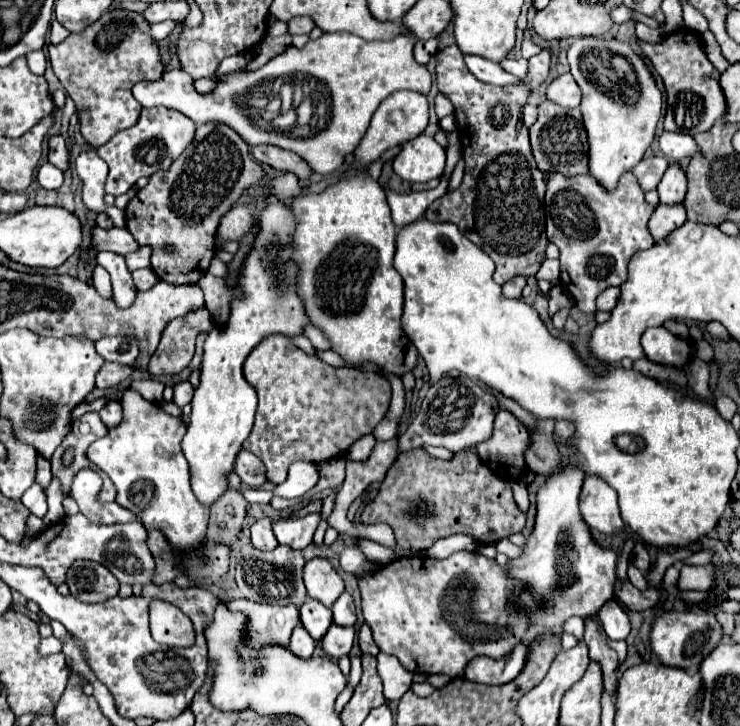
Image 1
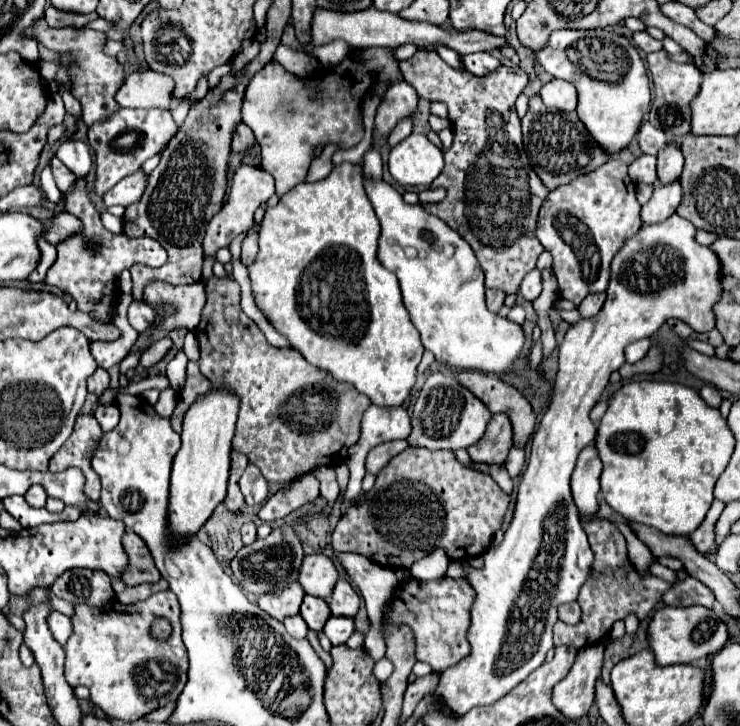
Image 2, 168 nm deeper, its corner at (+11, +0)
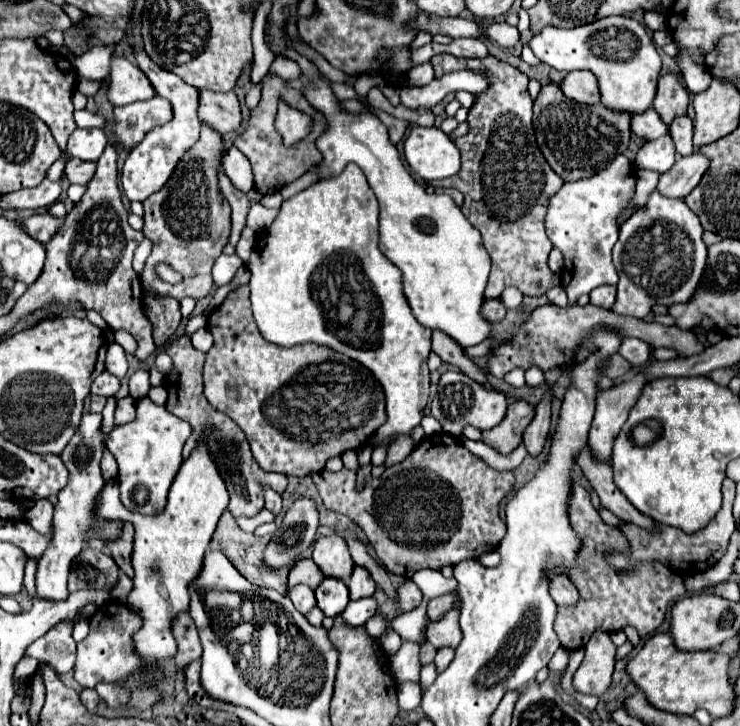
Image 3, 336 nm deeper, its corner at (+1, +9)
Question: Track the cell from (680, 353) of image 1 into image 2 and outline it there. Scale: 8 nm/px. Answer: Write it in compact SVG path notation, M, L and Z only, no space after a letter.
M640 338L640 340L632 342L632 344L628 344L626 346L626 362L634 364L634 362L642 360L646 356L648 348L650 348L650 338Z

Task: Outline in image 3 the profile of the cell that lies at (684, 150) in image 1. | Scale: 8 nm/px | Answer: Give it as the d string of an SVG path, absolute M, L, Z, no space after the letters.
M646 109L646 113L632 115L630 131L644 141L652 141L656 137L662 137L668 131L668 127L664 125L664 121L654 109Z

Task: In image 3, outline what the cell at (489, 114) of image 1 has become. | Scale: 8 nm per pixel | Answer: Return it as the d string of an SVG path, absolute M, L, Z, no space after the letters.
M440 53L440 55L432 57L432 65L434 65L436 77L442 77L444 73L458 71L458 69L474 69L474 71L490 73L490 89L482 95L476 95L476 105L468 113L468 123L470 123L468 133L464 137L454 139L456 147L462 153L460 173L450 179L434 183L436 187L456 187L458 191L462 191L462 195L464 195L462 213L482 233L484 247L492 259L492 273L490 273L488 287L484 291L484 301L500 297L500 293L506 287L516 287L524 295L540 297L550 287L560 285L560 279L554 277L554 273L548 269L548 253L552 251L554 245L546 237L544 215L546 215L546 205L548 205L550 197L560 189L560 185L564 181L552 171L552 167L546 163L546 159L542 157L542 153L536 145L536 137L534 137L534 129L532 129L532 99L526 89L528 77L522 71L518 71L516 67L512 67L510 63L498 61L492 55L488 55L484 59L460 59L454 55Z

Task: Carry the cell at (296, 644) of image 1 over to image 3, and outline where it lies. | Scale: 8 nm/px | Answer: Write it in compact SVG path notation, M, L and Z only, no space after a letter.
M296 585L294 589L288 591L288 597L290 601L294 603L294 607L306 615L314 605L316 605L316 597L314 597L314 591L308 587L308 585Z

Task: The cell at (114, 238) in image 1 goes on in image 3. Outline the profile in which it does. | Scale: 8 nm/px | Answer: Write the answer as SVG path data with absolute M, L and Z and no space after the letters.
M48 213L44 215L32 215L22 219L22 227L26 229L26 233L30 233L38 243L48 243L50 237L58 231L58 227L62 225L64 219L54 219Z

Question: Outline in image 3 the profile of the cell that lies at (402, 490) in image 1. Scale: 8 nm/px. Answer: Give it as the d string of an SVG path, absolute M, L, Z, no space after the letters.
M448 433L424 437L424 441L420 441L402 463L388 467L378 479L368 481L362 493L358 493L358 499L356 485L352 487L352 471L346 467L336 473L320 469L318 473L308 473L308 477L312 477L328 509L348 515L362 527L386 569L394 575L410 579L420 569L440 571L442 567L452 567L468 559L478 559L494 545L498 547L498 543L506 535L506 525L498 515L498 503L512 491L514 475L510 471L490 469L482 459L468 453L468 449L456 439L458 437Z

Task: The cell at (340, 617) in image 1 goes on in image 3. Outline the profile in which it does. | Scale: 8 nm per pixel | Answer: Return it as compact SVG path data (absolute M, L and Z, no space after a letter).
M354 567L354 573L348 581L348 589L350 589L350 599L362 599L362 597L370 597L376 591L376 583L370 577L370 573L364 567Z

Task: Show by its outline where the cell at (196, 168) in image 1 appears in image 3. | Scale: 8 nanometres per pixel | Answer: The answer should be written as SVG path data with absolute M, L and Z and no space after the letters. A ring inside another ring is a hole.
M202 125L200 141L186 153L172 179L144 201L144 237L152 241L152 253L140 275L146 289L180 301L184 297L202 299L214 287L210 271L230 237L230 205L224 201L216 179L220 159L222 137L212 127ZM158 263L166 263L176 269L182 275L182 281L178 285L160 281L156 273Z

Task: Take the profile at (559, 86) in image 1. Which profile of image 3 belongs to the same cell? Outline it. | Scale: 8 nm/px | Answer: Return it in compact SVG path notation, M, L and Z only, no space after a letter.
M572 71L564 77L564 81L560 83L562 91L566 97L578 101L578 103L586 103L586 105L594 105L600 103L600 91L598 91L598 81L590 71Z

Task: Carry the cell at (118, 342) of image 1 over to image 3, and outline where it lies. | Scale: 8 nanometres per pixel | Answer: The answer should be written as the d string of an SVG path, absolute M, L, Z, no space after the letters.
M116 342L110 343L106 352L106 371L112 373L114 377L122 379L128 371L128 361L124 349Z

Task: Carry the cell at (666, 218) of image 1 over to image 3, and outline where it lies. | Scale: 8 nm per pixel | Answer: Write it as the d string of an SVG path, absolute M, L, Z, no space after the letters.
M694 151L688 157L678 157L674 167L660 175L658 189L666 197L686 197L702 179L706 173L706 167L710 167L710 159L702 155L700 151Z

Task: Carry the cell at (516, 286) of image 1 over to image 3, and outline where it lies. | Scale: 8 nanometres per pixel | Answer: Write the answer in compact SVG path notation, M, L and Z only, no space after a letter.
M492 299L492 301L486 301L482 305L482 315L486 317L486 321L490 321L492 325L502 321L504 315L506 315L506 307L500 303L500 299Z

